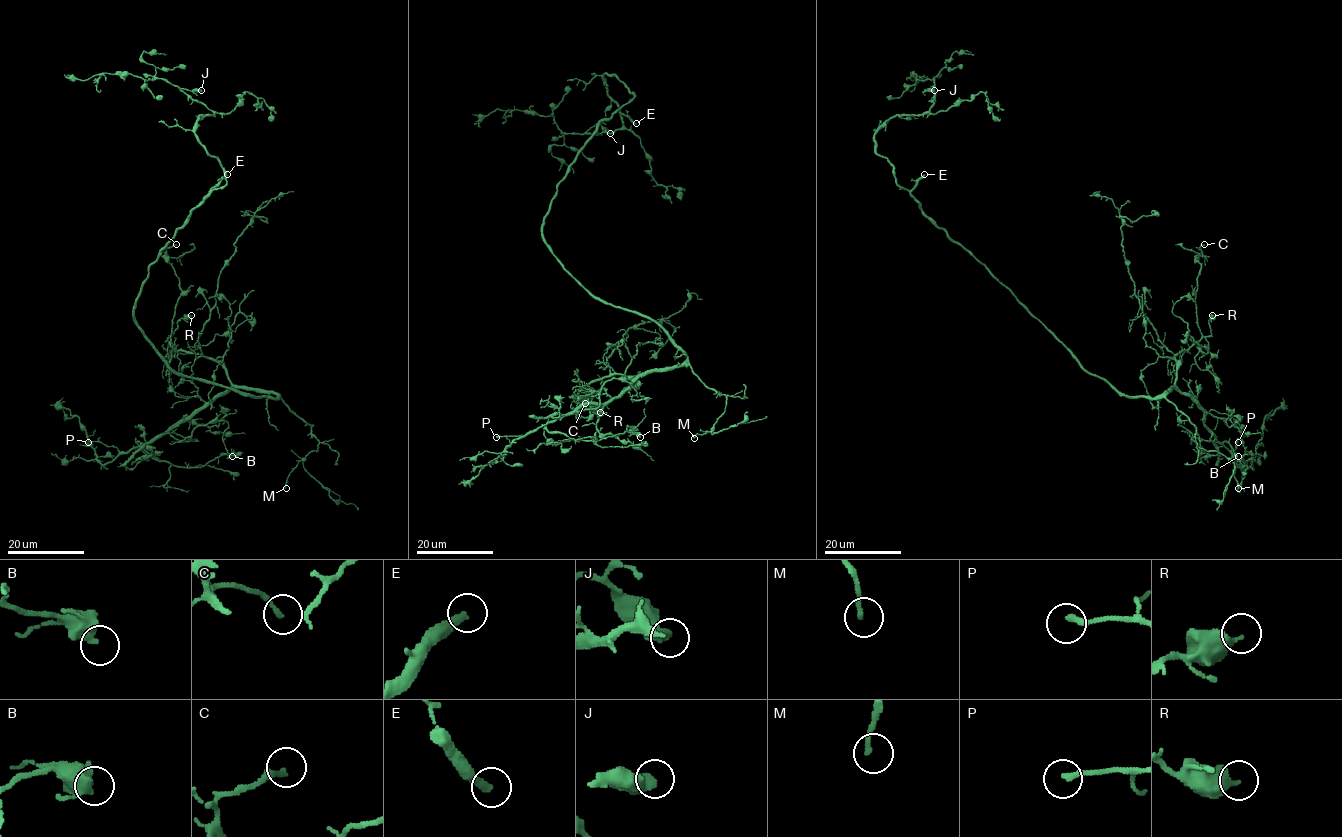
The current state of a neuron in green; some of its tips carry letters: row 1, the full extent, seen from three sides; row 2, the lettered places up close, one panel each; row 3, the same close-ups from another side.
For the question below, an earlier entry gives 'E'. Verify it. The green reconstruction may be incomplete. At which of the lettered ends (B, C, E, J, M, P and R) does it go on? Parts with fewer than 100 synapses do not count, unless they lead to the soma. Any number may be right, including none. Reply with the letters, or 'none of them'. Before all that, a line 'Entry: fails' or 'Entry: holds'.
Entry: holds
E

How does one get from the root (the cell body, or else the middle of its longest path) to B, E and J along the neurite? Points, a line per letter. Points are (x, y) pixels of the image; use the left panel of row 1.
B: (138, 325), (179, 374), (278, 397), (228, 388), (150, 441), (138, 442), (150, 456), (181, 467), (232, 456)
E: (138, 325), (134, 303), (148, 268), (191, 212), (227, 174)
J: (138, 325), (134, 303), (148, 268), (226, 183), (194, 132), (200, 116), (214, 113), (178, 87), (201, 90)

